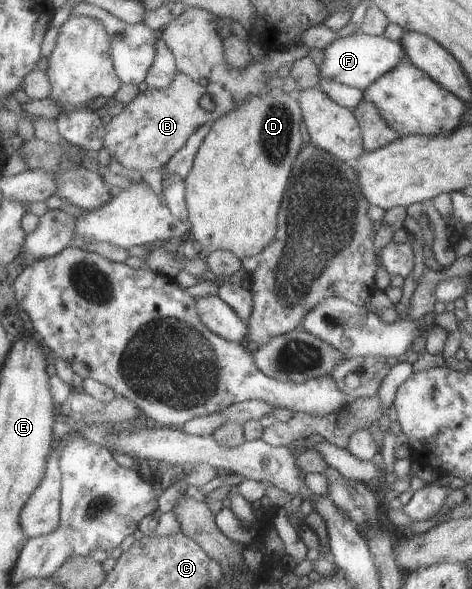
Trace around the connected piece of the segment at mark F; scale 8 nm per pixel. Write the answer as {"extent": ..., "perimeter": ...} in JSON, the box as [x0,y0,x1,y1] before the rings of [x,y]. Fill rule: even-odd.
{"extent":[320,29,408,90],"perimeter":[[[361,29],[348,37],[336,40],[324,52],[326,52],[326,62],[320,68],[321,80],[332,78],[336,82],[358,87],[362,90],[368,90],[384,74],[392,72],[394,66],[398,66],[402,60],[408,59],[404,48],[400,46],[400,41],[394,42],[384,35],[369,35]]]}

